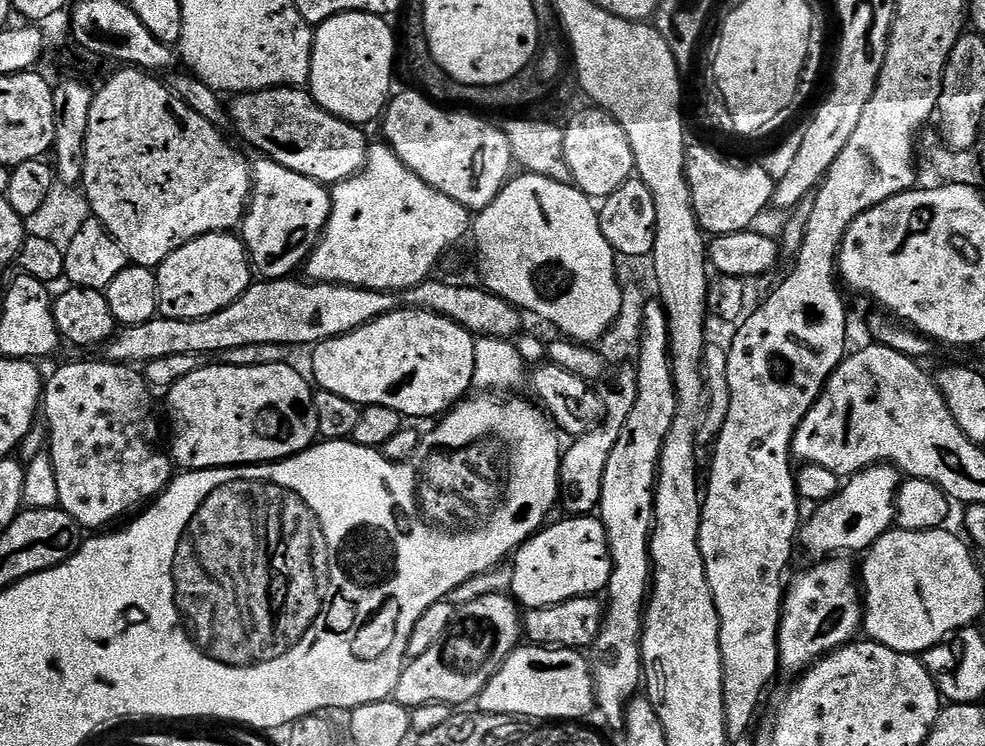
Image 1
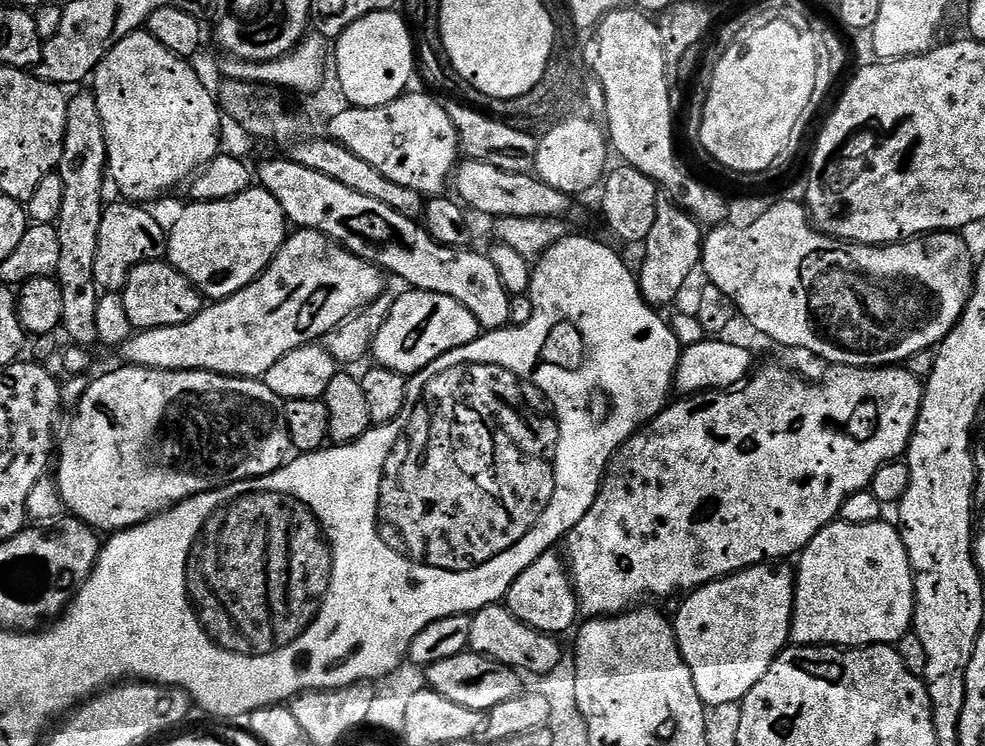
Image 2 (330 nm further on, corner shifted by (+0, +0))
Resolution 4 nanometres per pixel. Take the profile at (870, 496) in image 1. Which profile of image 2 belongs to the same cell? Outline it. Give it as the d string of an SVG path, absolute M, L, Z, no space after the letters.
M769 562L766 564L756 564L752 568L744 568L741 572L734 572L730 576L724 576L720 580L715 580L709 584L704 584L683 597L684 605L677 610L674 615L674 627L676 630L676 641L680 647L682 658L686 662L686 666L692 672L694 678L694 686L698 690L698 698L709 709L724 708L727 704L732 706L739 705L746 694L750 694L750 690L754 690L754 686L758 686L758 682L762 682L762 674L766 674L766 670L770 670L770 666L775 662L776 657L789 647L790 637L792 634L792 613L796 606L796 578L793 569L784 562Z

